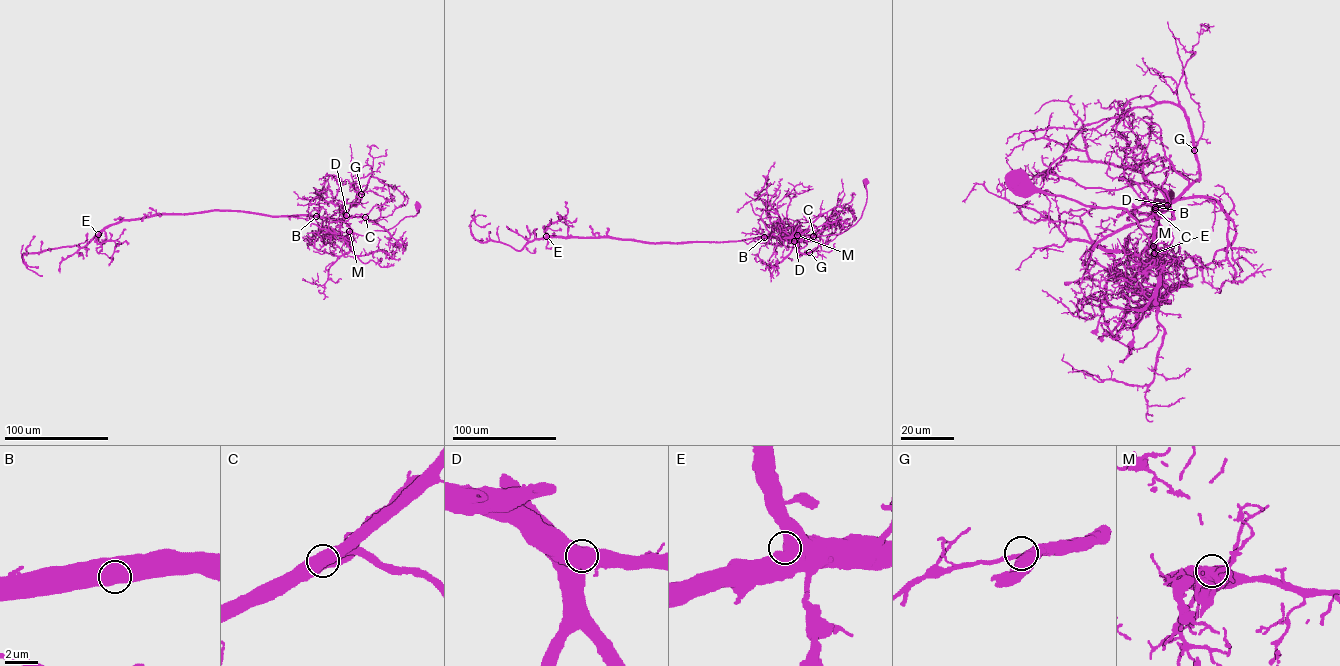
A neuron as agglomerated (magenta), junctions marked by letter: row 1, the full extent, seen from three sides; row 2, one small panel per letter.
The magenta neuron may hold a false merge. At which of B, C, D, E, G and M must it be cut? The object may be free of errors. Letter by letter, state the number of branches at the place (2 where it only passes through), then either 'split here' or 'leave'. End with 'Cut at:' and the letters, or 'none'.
B: 1 | leave
C: 2 | leave
D: 1 | leave
E: 1 | leave
G: 2 | leave
M: 1 | leave
Cut at: none

